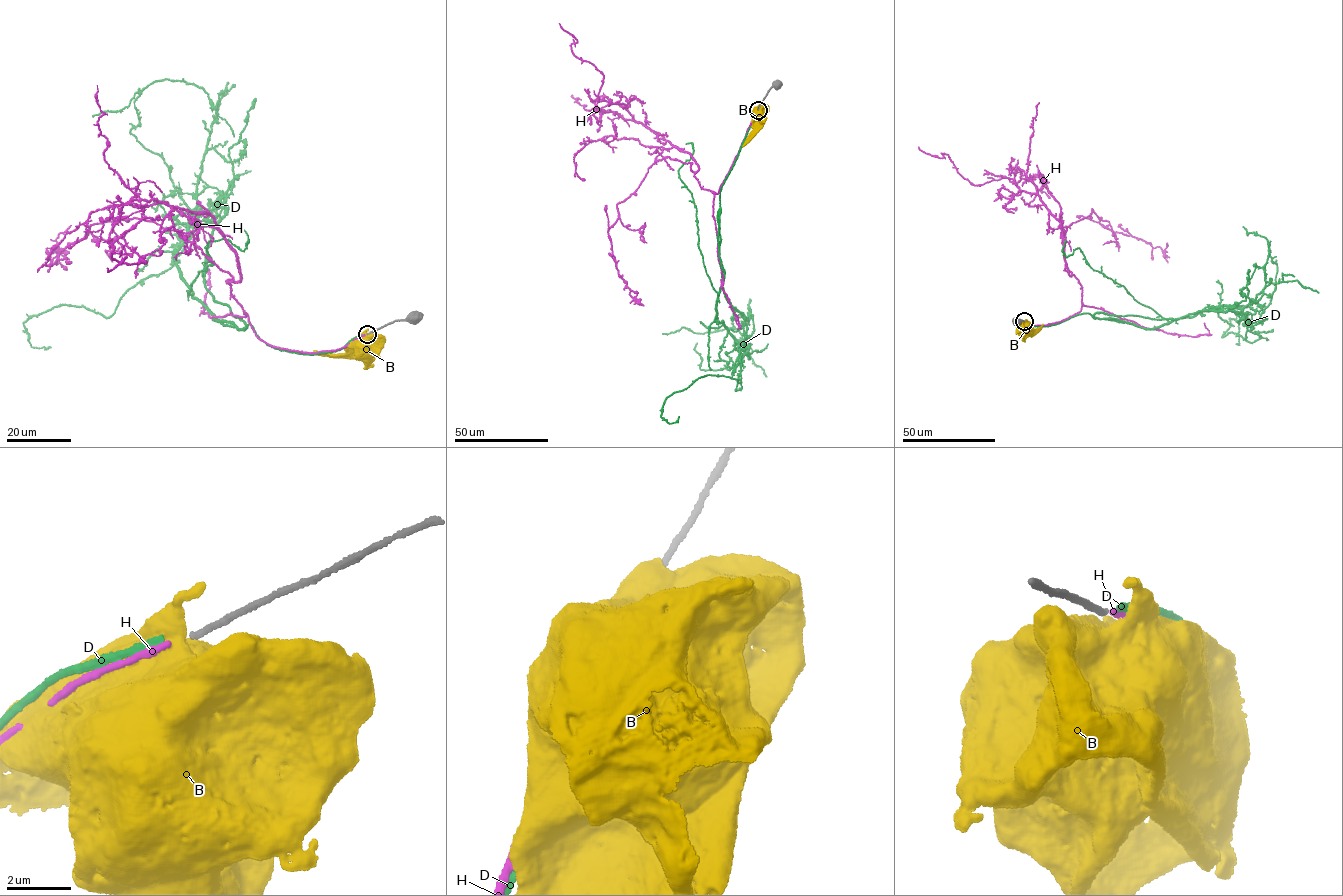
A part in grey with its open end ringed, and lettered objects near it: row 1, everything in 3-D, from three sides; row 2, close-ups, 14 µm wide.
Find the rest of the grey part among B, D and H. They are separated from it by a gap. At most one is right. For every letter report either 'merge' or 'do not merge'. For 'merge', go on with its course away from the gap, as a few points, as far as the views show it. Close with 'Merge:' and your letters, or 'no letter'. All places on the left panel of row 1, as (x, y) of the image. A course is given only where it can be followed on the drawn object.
B: do not merge
D: do not merge
H: merge; it runs (364, 335), (314, 353), (259, 339), (203, 212), (142, 218), (124, 239), (147, 262), (107, 268)
Merge: H

